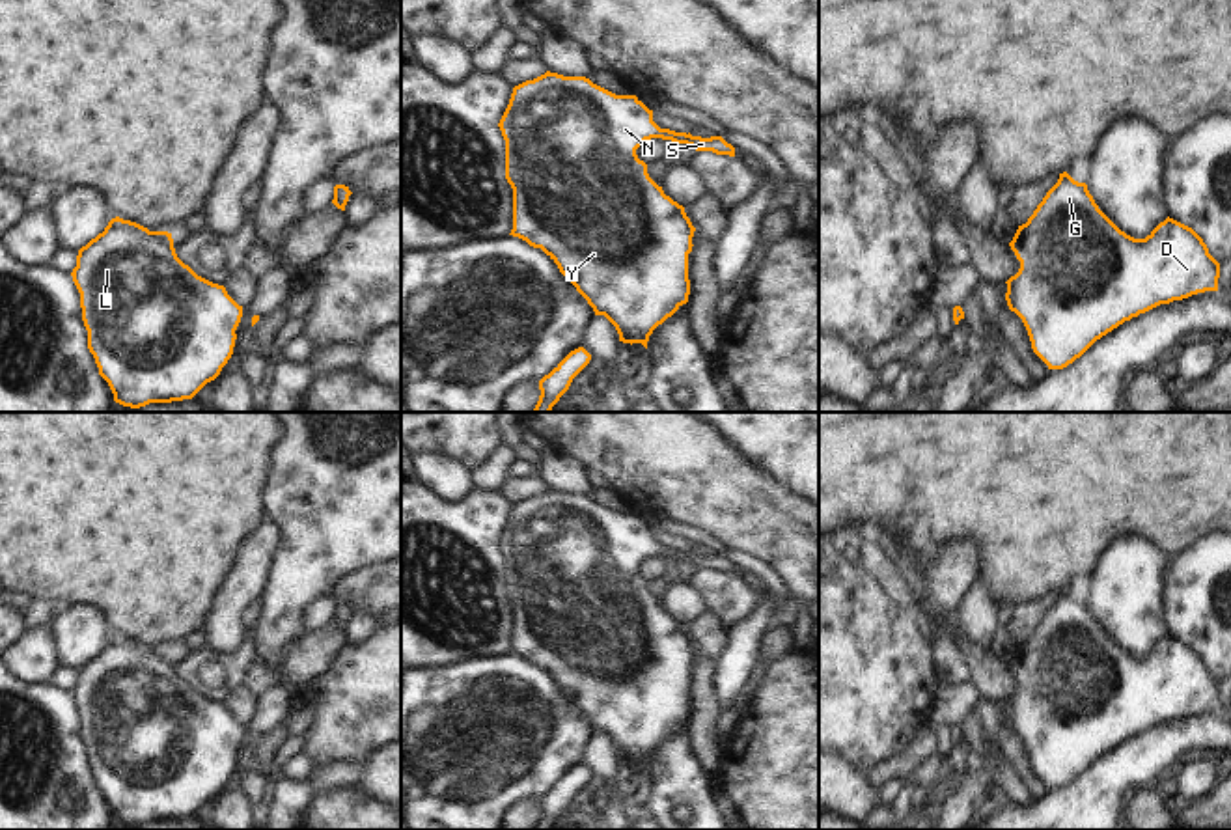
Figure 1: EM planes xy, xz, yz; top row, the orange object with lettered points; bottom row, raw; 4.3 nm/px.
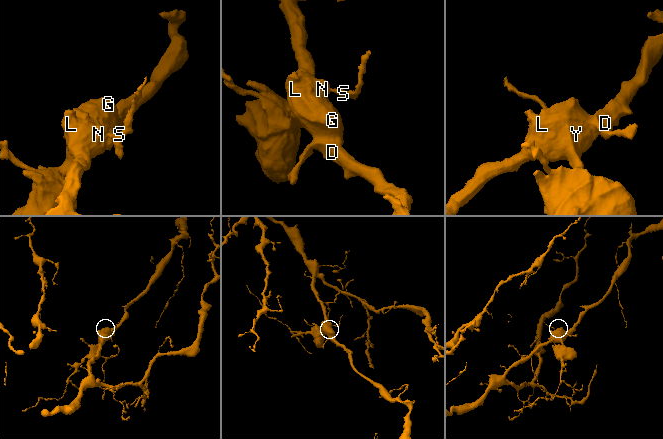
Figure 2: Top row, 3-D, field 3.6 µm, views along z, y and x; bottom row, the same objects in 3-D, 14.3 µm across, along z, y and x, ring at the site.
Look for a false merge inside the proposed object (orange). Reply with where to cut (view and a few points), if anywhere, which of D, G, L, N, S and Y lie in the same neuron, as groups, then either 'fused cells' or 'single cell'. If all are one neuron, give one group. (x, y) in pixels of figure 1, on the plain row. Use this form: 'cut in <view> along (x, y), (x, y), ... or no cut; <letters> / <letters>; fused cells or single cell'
no cut; D G L N S Y; single cell

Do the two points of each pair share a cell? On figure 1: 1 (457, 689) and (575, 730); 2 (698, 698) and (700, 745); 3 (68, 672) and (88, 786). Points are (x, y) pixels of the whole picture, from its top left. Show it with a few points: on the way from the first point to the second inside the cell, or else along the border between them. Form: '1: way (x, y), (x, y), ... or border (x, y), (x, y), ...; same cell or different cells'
1: way (487, 709), (502, 717), (517, 717), (545, 733); same cell
2: way (700, 709), (700, 733); same cell
3: border (47, 679), (69, 691); different cells

